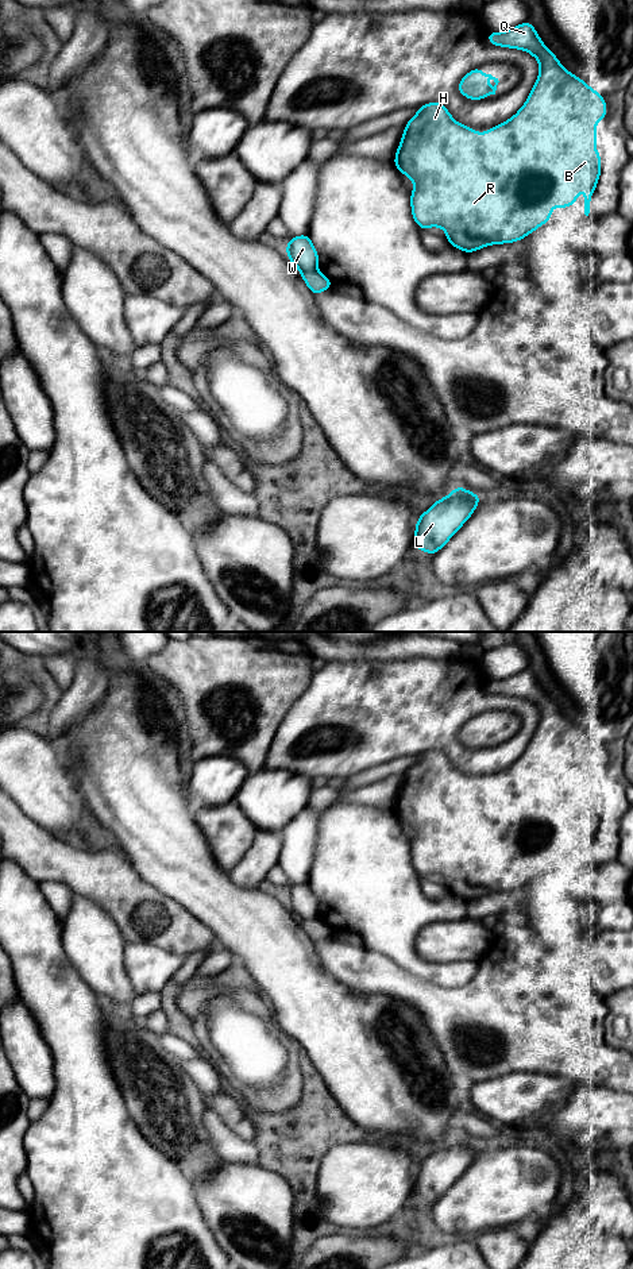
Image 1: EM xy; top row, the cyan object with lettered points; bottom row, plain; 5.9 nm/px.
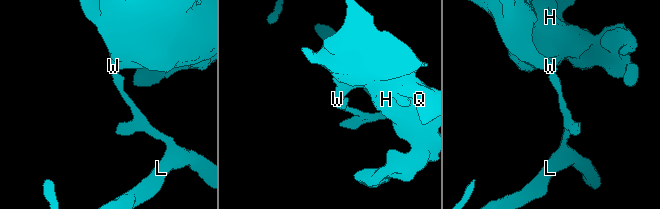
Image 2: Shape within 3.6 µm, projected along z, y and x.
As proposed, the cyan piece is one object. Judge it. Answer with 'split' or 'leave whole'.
split

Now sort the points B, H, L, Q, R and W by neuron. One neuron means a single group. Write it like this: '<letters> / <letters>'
B H Q R W / L

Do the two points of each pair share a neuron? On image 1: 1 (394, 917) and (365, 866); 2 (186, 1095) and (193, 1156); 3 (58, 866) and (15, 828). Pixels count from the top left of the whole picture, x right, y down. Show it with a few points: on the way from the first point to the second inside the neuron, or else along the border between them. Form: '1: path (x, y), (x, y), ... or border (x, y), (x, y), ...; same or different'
1: path (383, 905), (365, 883), (365, 878); same
2: path (186, 1110), (186, 1141); same
3: path (47, 857), (26, 839); same

